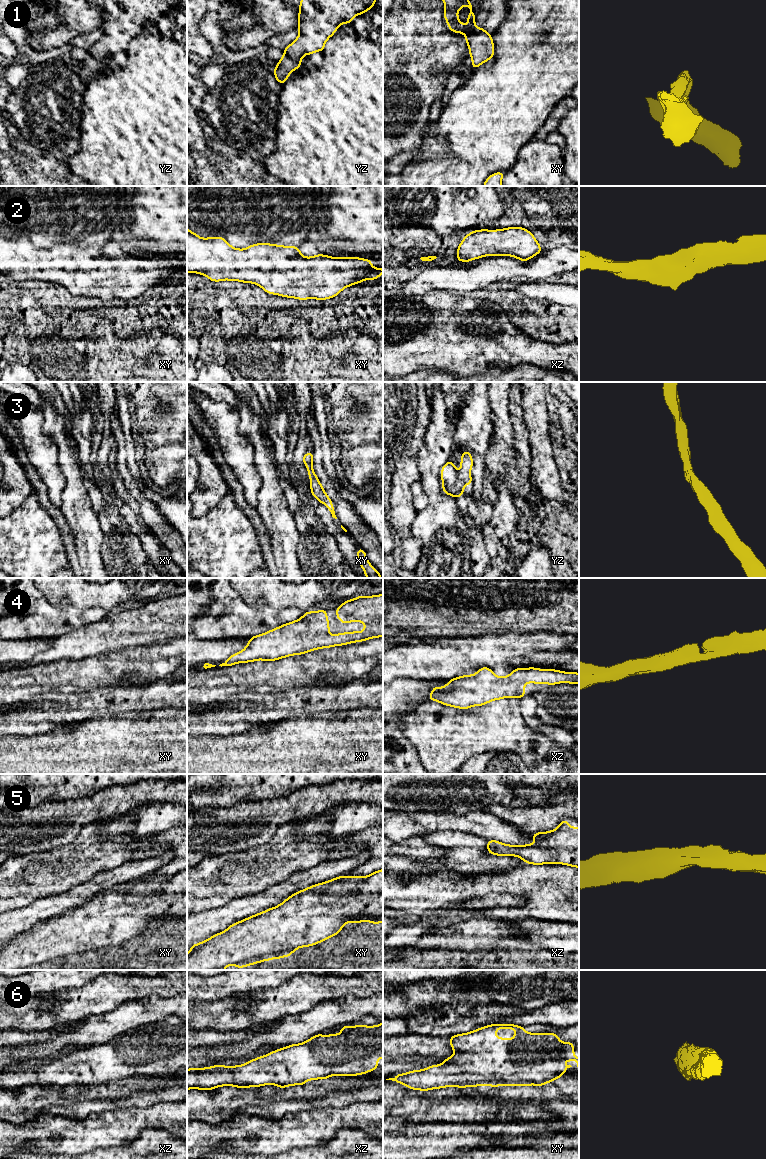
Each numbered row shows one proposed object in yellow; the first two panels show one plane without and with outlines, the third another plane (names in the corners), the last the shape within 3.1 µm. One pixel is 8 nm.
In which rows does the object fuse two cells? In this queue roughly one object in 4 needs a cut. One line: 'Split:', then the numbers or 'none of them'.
Split: none of them

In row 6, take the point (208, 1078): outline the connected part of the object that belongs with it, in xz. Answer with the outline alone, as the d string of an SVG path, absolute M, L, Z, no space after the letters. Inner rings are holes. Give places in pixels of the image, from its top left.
M383 1021L380 1025L375 1026L342 1026L340 1034L329 1034L327 1036L317 1034L303 1043L277 1049L269 1054L252 1059L243 1065L214 1065L206 1068L187 1069L187 1090L212 1090L220 1086L234 1086L244 1089L267 1084L273 1084L279 1088L304 1085L308 1080L325 1080L333 1075L355 1076L368 1073L377 1069L379 1058L383 1058Z

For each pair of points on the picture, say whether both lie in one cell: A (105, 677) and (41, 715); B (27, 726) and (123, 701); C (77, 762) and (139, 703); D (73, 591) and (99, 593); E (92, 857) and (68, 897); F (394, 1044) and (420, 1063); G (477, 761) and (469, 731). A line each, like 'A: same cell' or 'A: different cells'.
A: different cells
B: same cell
C: different cells
D: same cell
E: different cells
F: different cells
G: different cells

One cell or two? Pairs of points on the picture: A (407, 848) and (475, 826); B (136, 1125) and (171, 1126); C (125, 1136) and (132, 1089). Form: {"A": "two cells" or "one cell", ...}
{"A": "two cells", "B": "one cell", "C": "two cells"}

